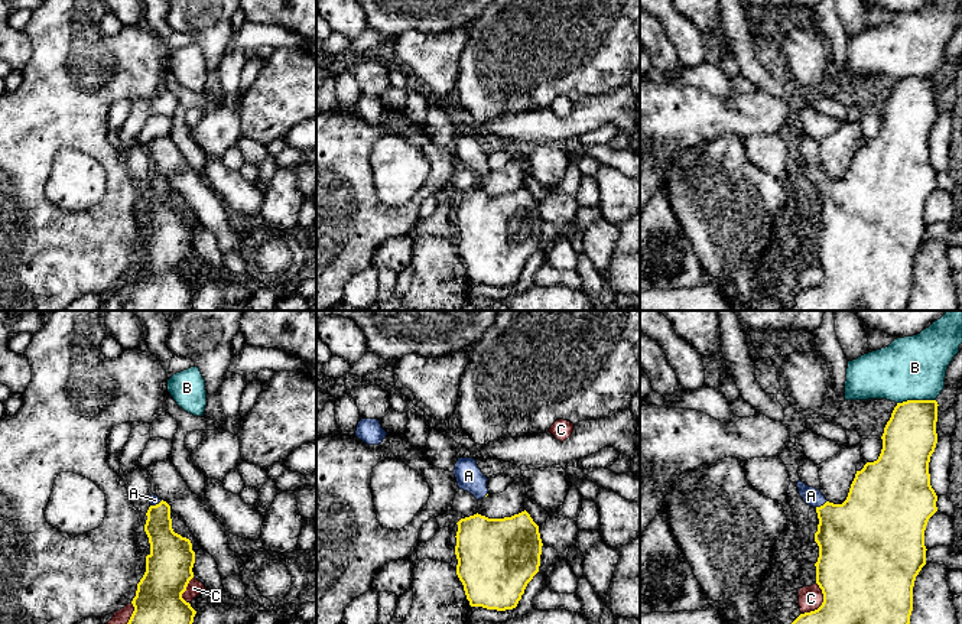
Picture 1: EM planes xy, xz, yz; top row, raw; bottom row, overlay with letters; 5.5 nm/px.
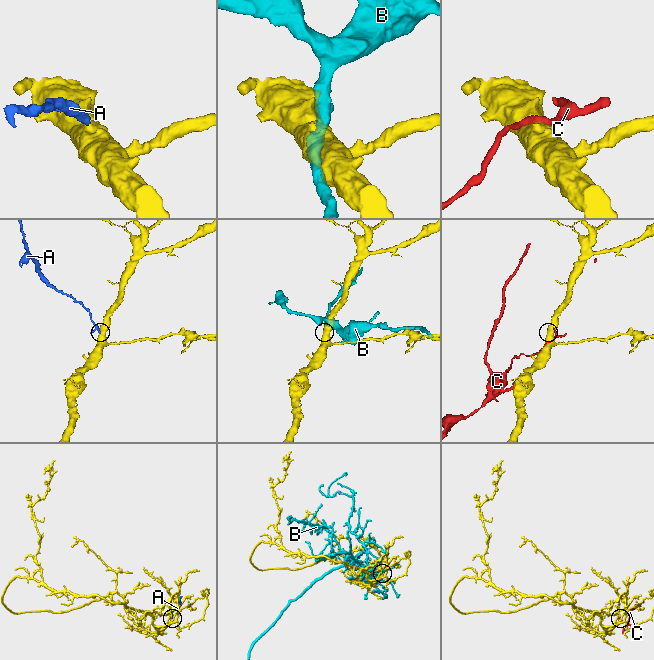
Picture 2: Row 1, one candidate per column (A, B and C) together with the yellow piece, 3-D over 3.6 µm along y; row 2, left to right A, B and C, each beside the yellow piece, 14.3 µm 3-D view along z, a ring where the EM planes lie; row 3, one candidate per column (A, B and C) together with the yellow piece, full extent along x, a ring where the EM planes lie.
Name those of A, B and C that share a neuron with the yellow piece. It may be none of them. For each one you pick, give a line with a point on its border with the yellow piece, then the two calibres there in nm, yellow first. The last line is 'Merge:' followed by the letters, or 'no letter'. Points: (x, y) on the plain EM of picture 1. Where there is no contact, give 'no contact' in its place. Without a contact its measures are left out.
A: contact yz (821, 182); calibres 400 and 100 nm
Merge: A

